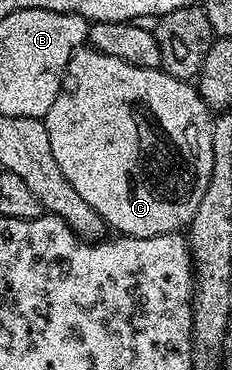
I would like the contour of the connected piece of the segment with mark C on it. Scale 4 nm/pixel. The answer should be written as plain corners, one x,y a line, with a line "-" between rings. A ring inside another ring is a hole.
80,48
73,52
69,64
63,73
63,83
57,92
57,100
53,100
53,108
45,116
49,132
49,148
53,148
53,160
57,160
57,168
61,168
61,176
73,184
73,192
102,216
104,223
111,226
120,235
129,238
152,238
158,234
173,234
182,231
190,223
193,212
197,212
197,204
201,204
201,196
205,196
205,188
209,188
209,176
213,172
213,136
211,123
213,114
201,100
199,91
190,81
169,76
162,68
150,70
144,66
134,66
125,60
117,60
117,56
109,56
100,50

